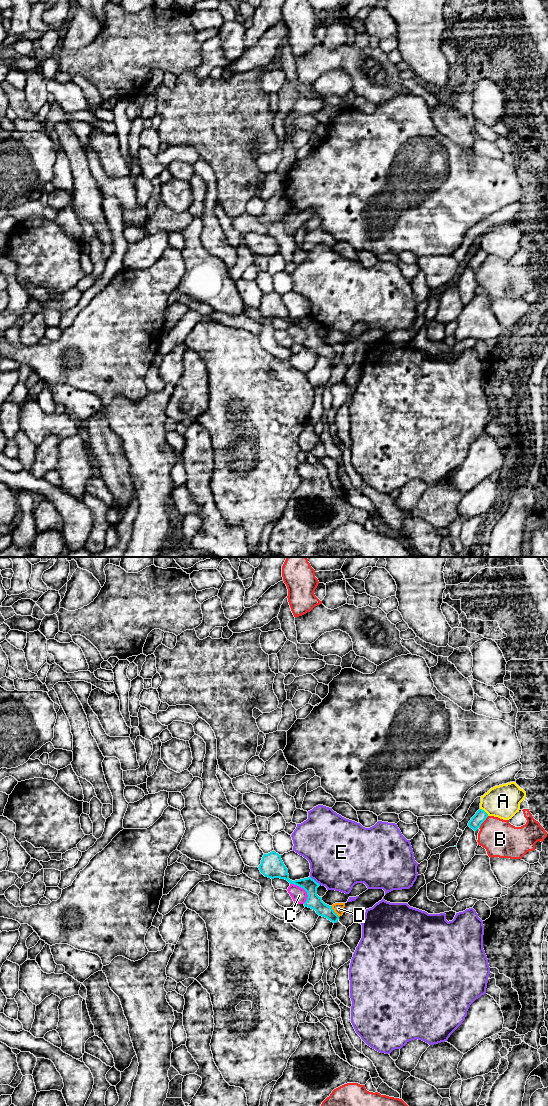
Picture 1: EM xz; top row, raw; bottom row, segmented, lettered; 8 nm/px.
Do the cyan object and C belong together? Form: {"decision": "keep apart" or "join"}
{"decision": "keep apart"}

